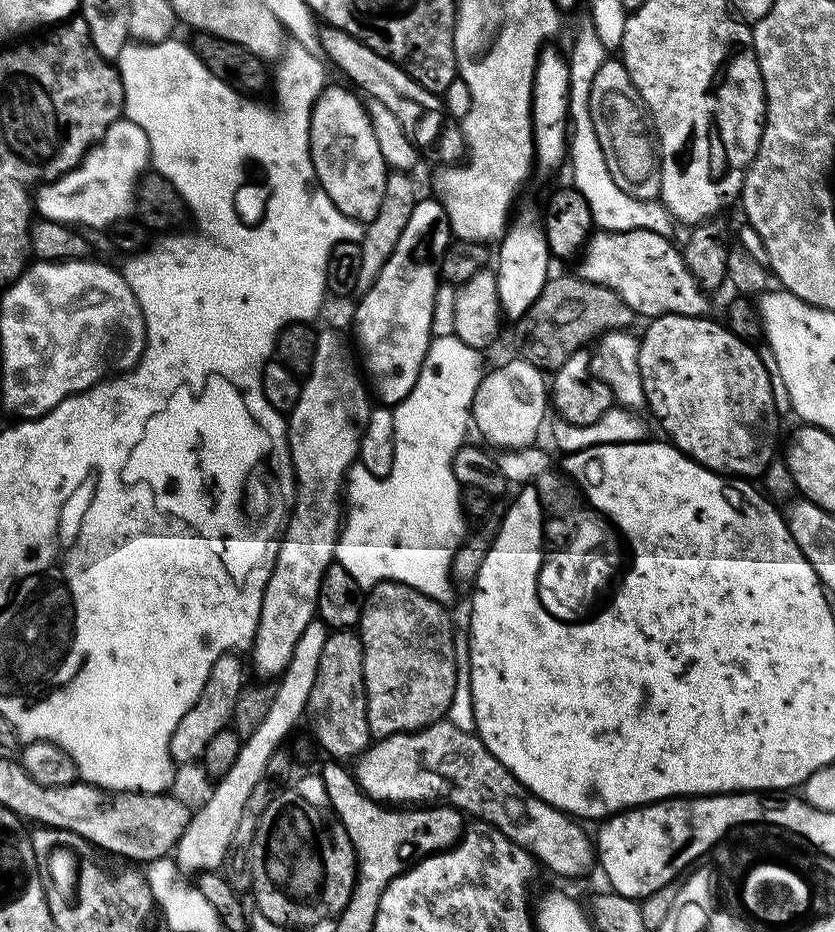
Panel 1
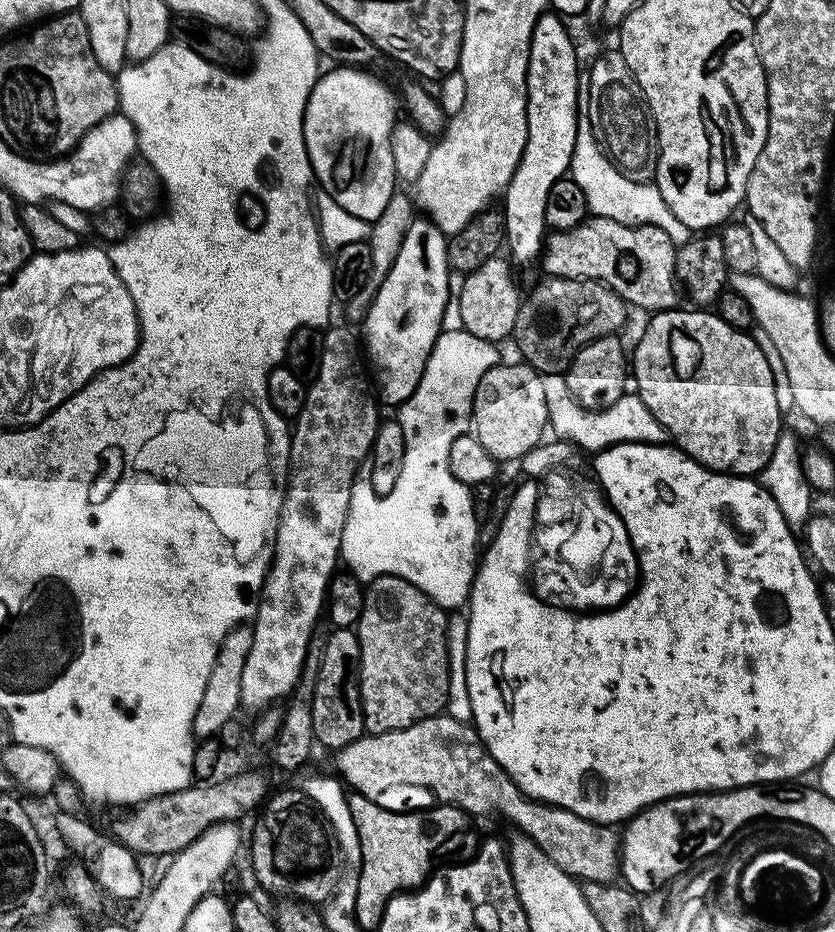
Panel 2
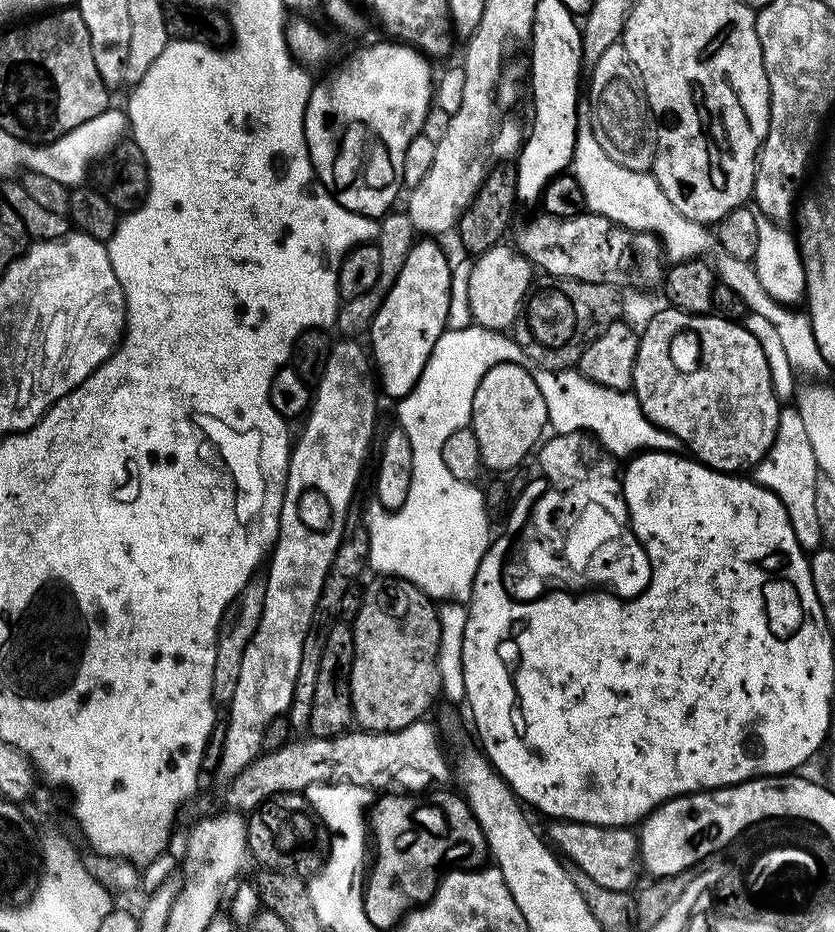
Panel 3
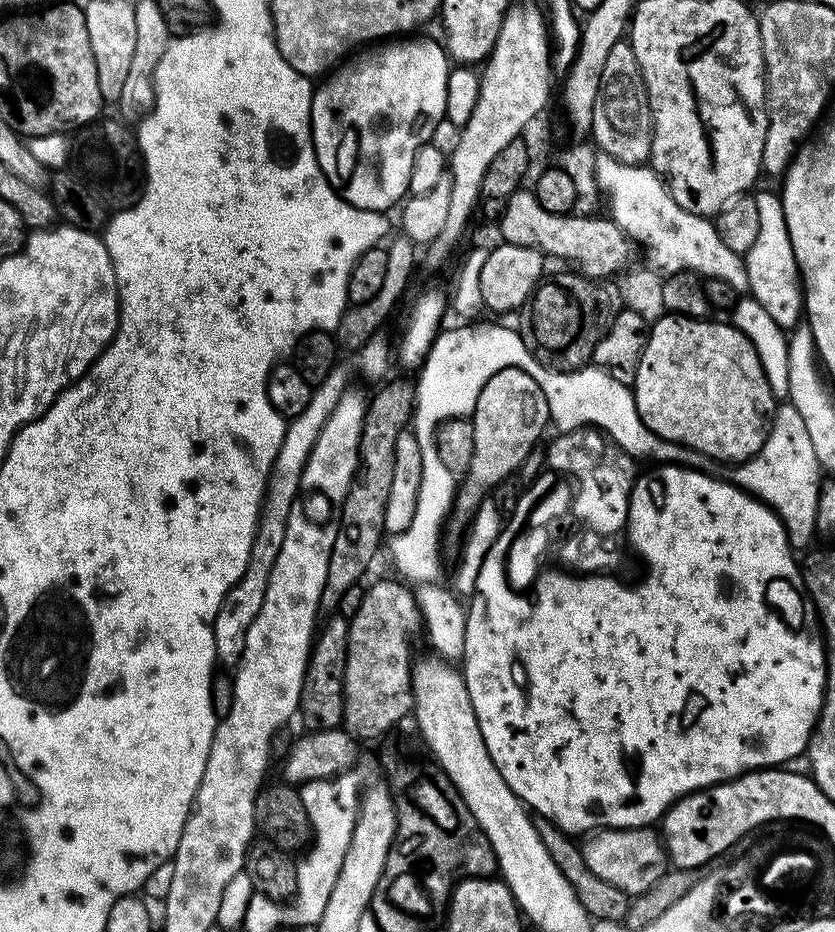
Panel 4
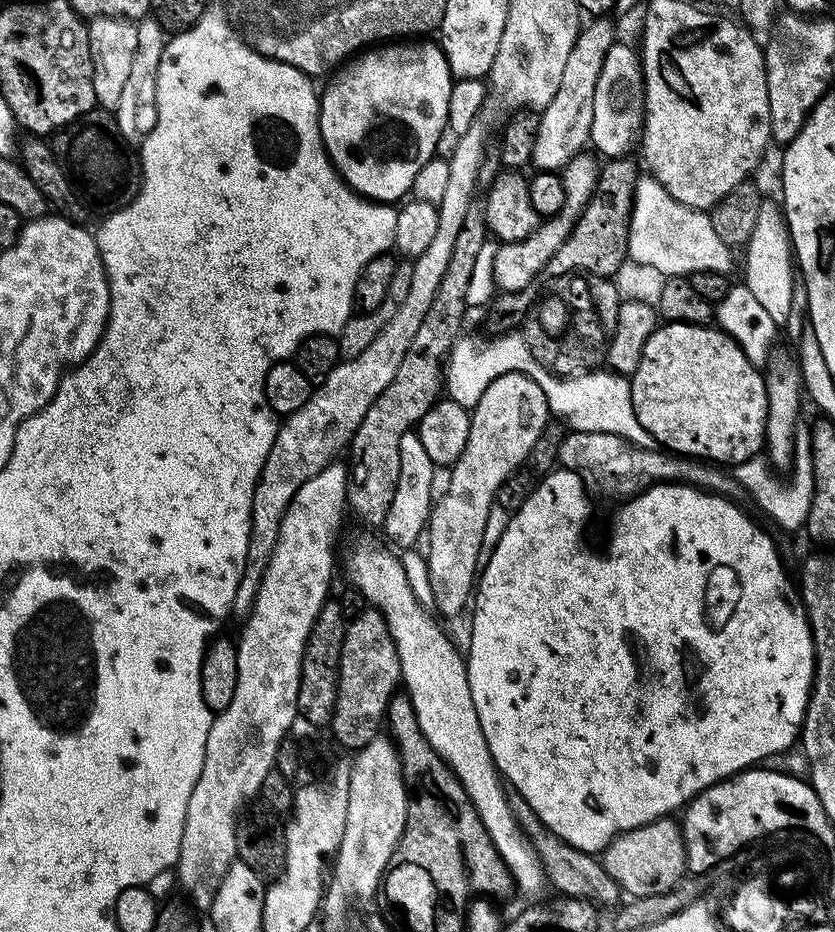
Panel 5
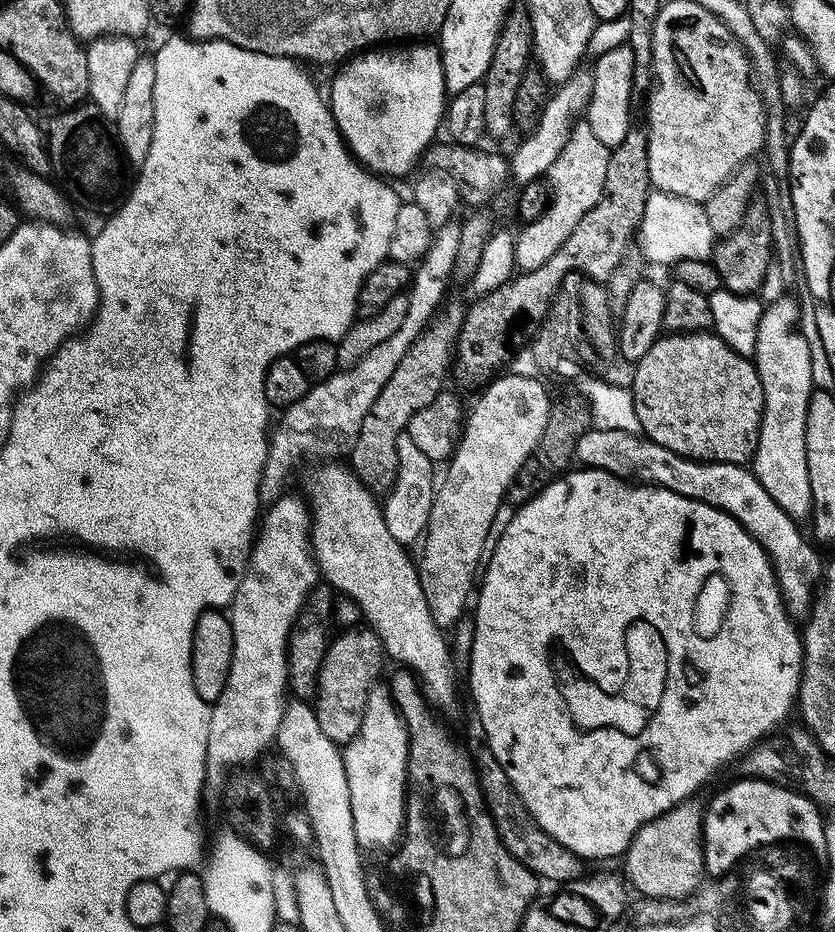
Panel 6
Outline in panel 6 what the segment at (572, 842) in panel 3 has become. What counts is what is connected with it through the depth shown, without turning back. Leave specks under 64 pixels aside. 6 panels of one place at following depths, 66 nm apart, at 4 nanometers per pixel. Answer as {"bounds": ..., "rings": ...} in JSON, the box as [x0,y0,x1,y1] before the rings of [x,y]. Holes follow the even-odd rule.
{"bounds":[623,798,705,900],"rings":[[[689,798],[680,804],[675,804],[668,812],[663,812],[658,818],[646,822],[634,834],[628,844],[628,851],[623,853],[624,872],[627,883],[640,891],[641,897],[662,898],[663,900],[684,900],[700,887],[705,879],[704,871],[704,810],[705,801],[700,798]]]}

